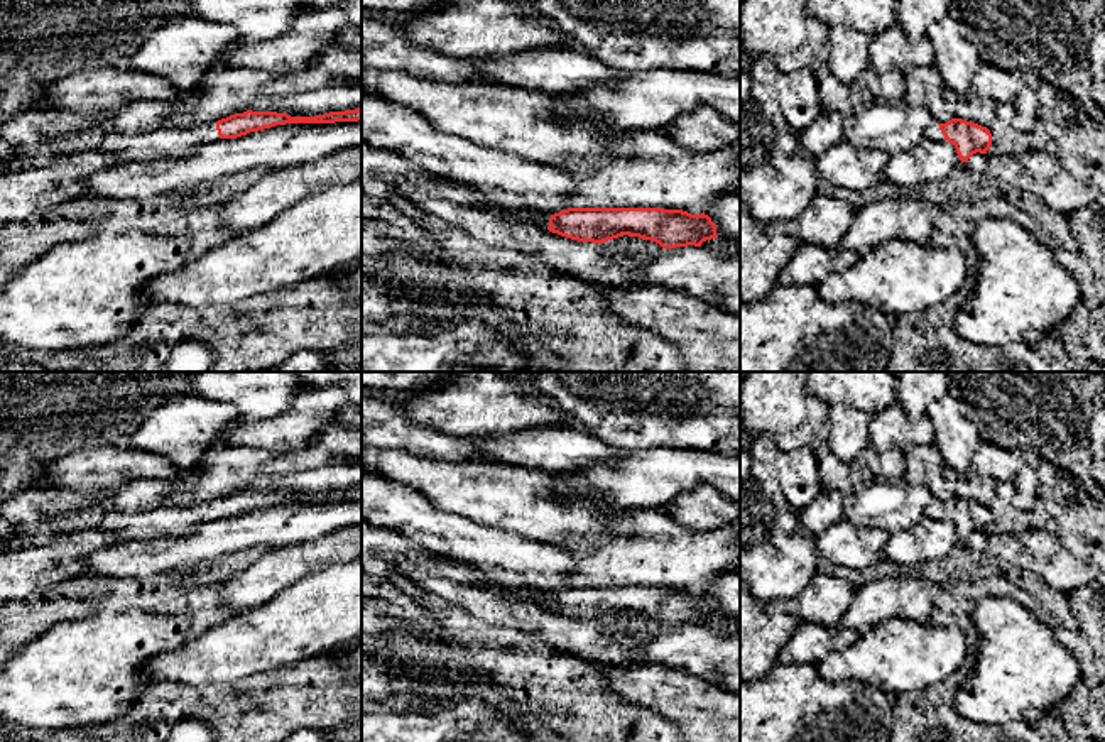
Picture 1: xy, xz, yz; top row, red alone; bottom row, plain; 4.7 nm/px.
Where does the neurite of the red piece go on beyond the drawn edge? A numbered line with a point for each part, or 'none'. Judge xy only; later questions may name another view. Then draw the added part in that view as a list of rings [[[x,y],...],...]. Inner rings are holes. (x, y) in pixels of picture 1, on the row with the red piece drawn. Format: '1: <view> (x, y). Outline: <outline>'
1: xy (164, 142). Outline: [[[201,123],[191,128],[157,128],[147,134],[108,134],[100,145],[118,162],[139,162],[157,157],[191,155],[201,144],[218,140],[216,123]]]

